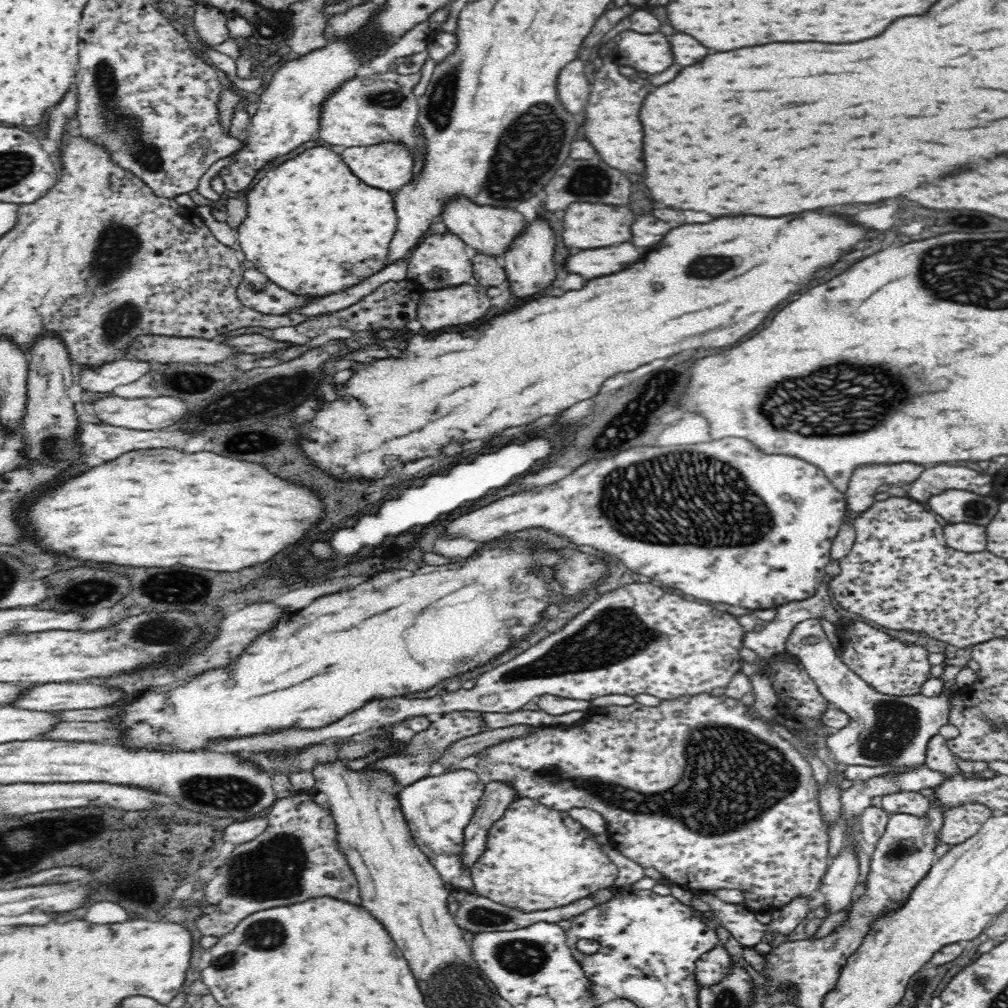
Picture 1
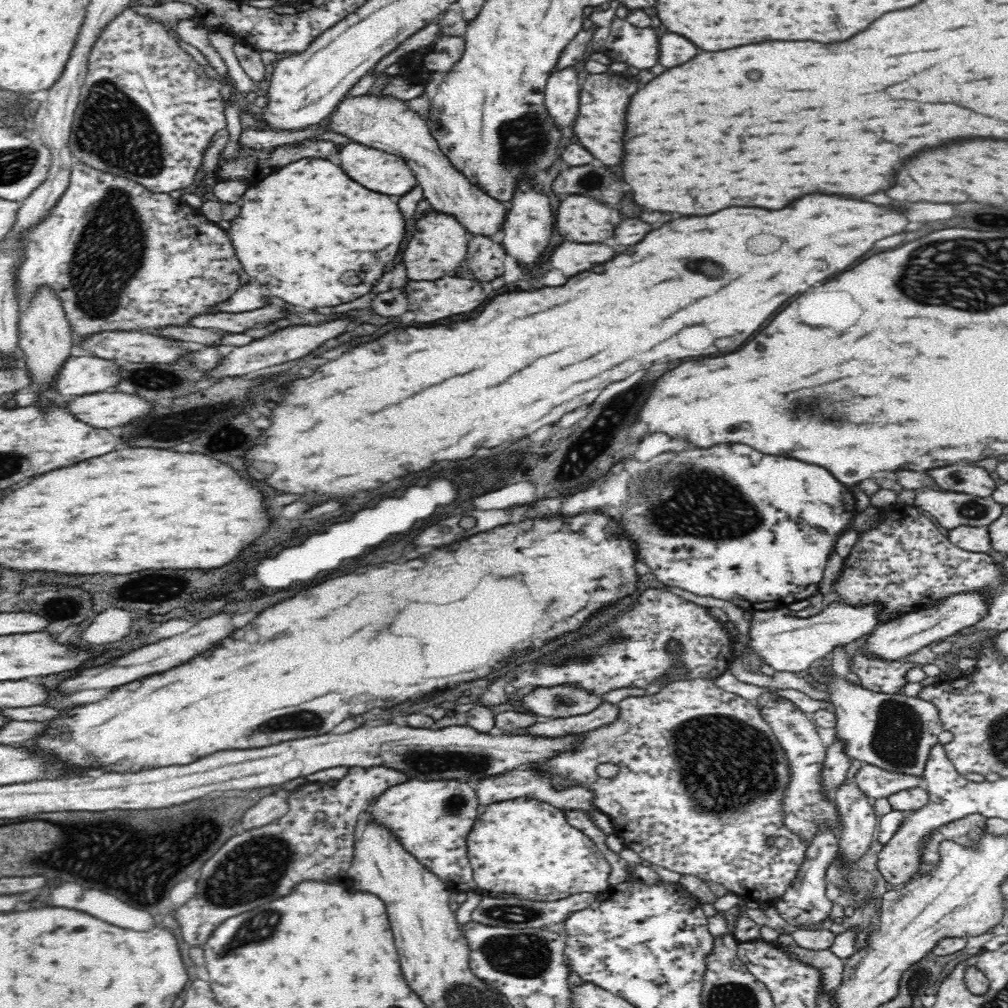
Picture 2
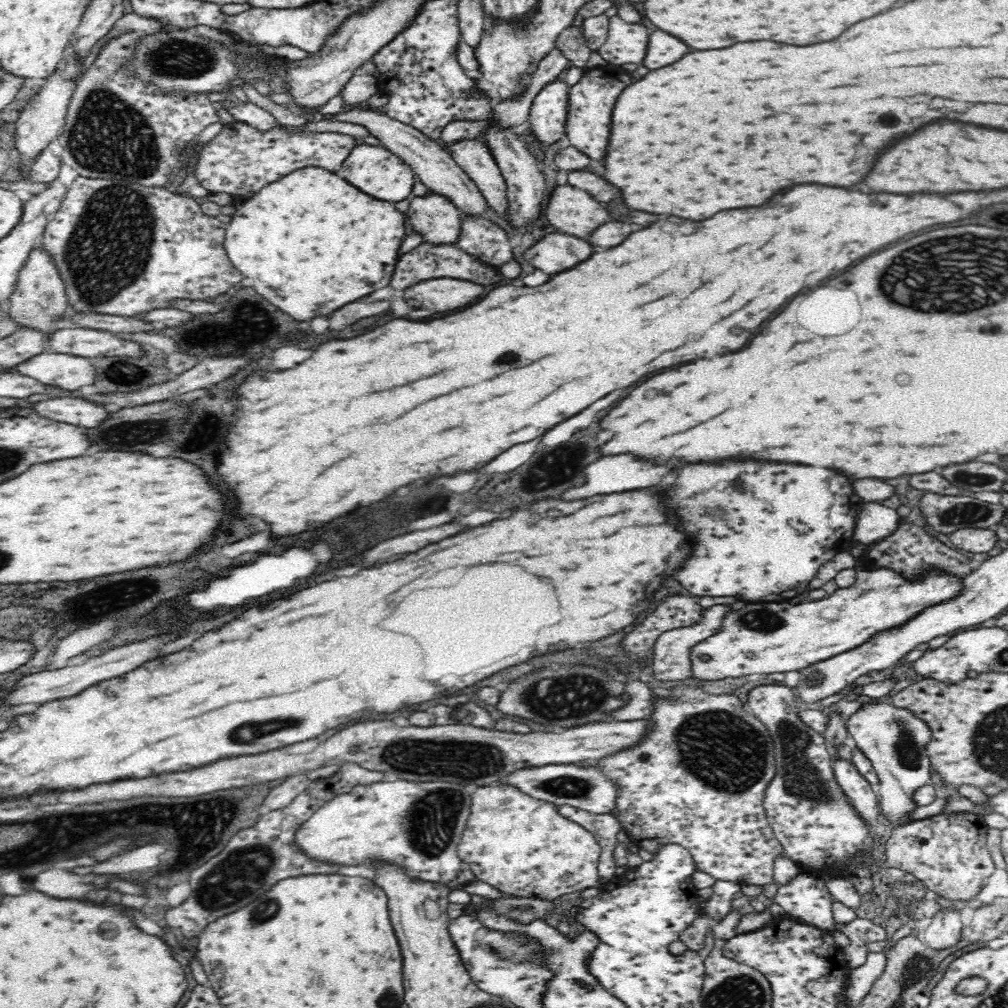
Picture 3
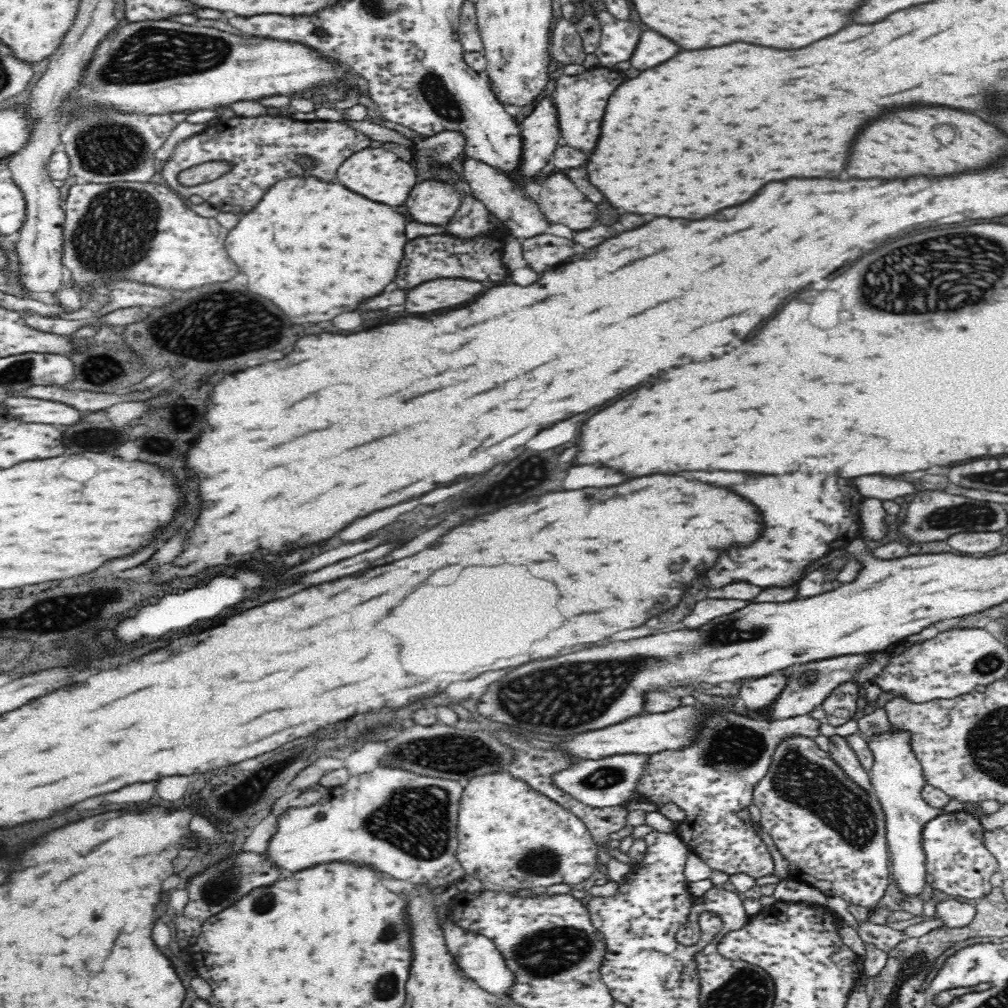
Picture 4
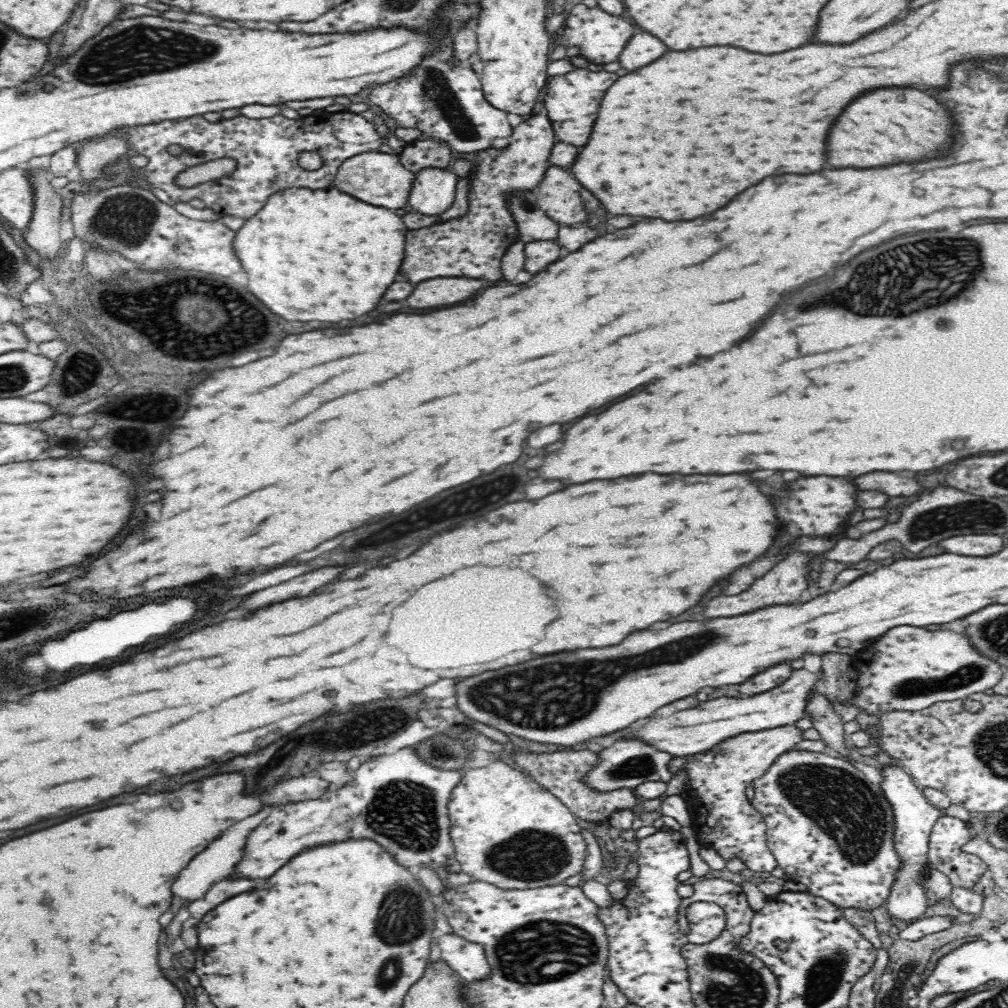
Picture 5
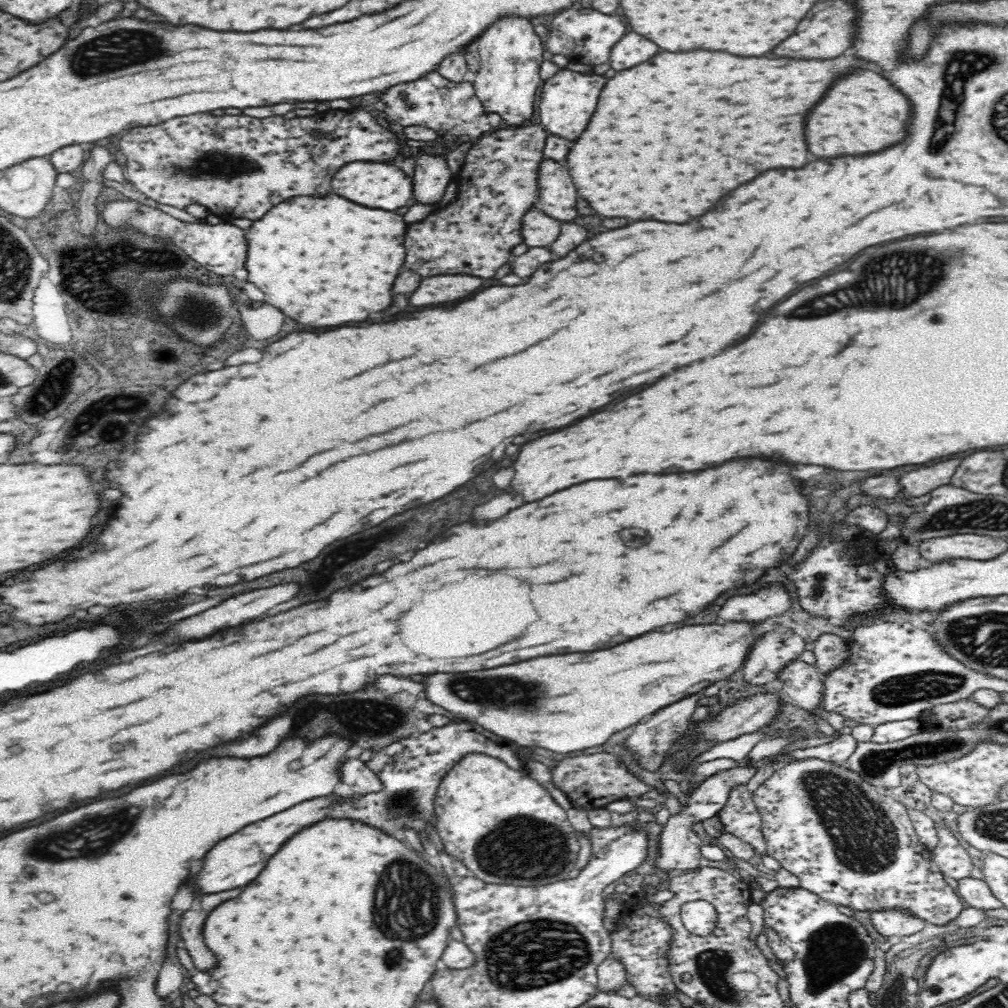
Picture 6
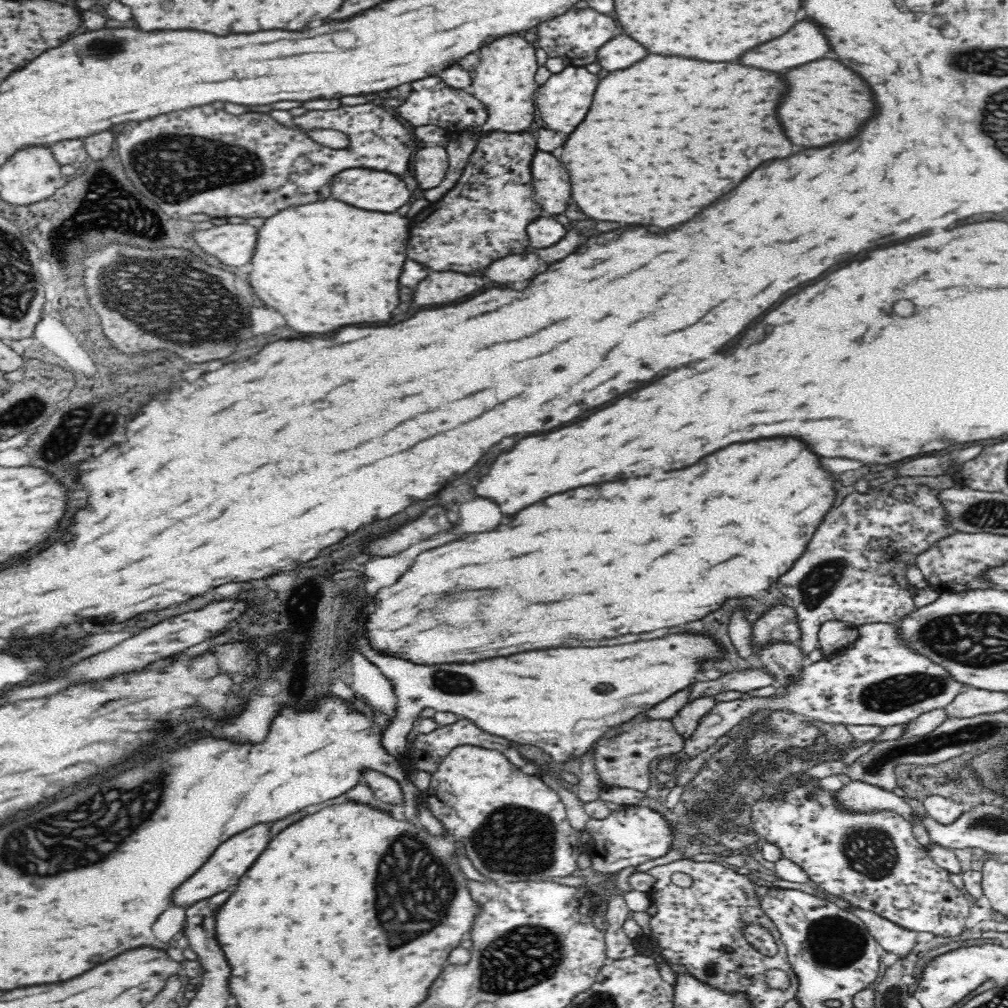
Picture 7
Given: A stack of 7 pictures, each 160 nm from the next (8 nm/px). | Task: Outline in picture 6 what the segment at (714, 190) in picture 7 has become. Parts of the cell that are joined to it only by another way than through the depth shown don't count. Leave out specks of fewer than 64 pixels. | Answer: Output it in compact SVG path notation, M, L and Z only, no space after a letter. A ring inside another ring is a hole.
M694 50L694 52L680 52L680 54L670 54L670 52L662 52L662 54L656 54L654 58L650 58L648 62L644 62L644 64L640 64L640 66L634 66L634 68L630 68L630 70L624 70L624 72L616 72L616 76L614 78L610 78L608 82L606 82L606 86L604 86L604 90L602 90L602 94L600 94L600 102L598 102L598 108L596 108L596 112L594 112L594 116L592 116L592 120L590 120L590 124L588 124L588 128L586 128L586 132L574 142L574 146L570 148L570 154L568 154L568 158L566 158L566 166L568 166L568 170L570 170L570 174L572 174L572 180L574 180L574 184L576 184L576 188L578 188L578 194L584 198L584 200L588 200L590 202L590 206L598 212L598 214L602 214L602 216L606 216L606 218L634 218L634 220L660 220L660 222L674 222L674 224L680 224L680 222L686 222L686 216L690 214L690 216L700 216L700 214L706 214L726 192L730 192L730 190L734 190L734 188L738 188L740 184L744 184L744 182L750 182L752 178L756 178L760 172L764 172L764 170L770 170L770 168L802 168L806 162L808 162L808 148L806 148L806 140L804 140L804 118L806 118L806 112L824 96L824 92L826 92L826 88L840 76L840 74L846 74L846 72L850 72L850 70L854 70L854 68L862 68L864 64L860 64L860 60L858 58L854 58L854 56L840 56L840 58L834 58L834 60L788 60L788 58L772 58L772 60L768 60L768 58L738 58L738 56L732 56L732 54L728 54L728 52L708 52L708 50Z

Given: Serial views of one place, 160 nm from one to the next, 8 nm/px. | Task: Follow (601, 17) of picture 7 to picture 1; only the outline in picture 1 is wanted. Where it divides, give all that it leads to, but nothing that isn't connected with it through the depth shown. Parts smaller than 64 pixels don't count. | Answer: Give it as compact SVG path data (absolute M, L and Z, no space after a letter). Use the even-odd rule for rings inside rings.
M630 28L612 37L606 46L618 66L632 66L648 74L658 74L672 66L670 44L660 32L640 34Z

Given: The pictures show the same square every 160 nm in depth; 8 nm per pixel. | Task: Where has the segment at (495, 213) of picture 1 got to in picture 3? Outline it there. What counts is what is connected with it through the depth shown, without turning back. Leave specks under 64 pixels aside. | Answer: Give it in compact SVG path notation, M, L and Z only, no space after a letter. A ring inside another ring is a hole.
M354 107L349 111L330 114L328 121L353 122L361 124L371 132L372 136L376 136L382 141L384 147L391 150L398 158L401 158L412 167L412 170L429 189L436 194L442 194L449 198L457 206L472 216L480 216L488 203L484 199L484 195L480 193L480 189L472 182L472 179L458 166L458 163L445 152L443 146L437 141L428 138L420 130L413 126L398 122L386 115L386 113L375 112L373 109L366 107Z

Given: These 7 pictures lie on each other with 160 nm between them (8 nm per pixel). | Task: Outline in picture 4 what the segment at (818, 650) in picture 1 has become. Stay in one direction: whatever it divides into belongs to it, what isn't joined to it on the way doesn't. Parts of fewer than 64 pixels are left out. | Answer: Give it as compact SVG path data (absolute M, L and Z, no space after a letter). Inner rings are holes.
M890 731L874 737L869 740L869 747L871 748L874 762L872 768L869 770L872 784L874 789L872 790L875 796L880 800L884 815L886 817L886 836L887 846L889 847L891 858L891 876L892 880L899 891L905 897L923 896L924 892L928 889L926 882L926 856L924 849L922 848L922 832L924 832L924 826L938 818L945 812L942 809L936 809L926 803L926 800L922 796L922 790L925 787L924 775L922 775L922 767L920 767L920 761L916 759L916 755L910 749L910 739L908 739L908 733L900 731L899 733L892 733Z

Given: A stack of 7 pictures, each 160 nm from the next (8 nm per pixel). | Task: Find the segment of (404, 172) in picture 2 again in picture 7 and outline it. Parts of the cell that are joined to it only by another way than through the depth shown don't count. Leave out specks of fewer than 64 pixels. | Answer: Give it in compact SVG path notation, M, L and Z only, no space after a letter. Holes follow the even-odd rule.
M356 168L332 180L332 198L362 210L396 212L410 202L410 190L394 174Z

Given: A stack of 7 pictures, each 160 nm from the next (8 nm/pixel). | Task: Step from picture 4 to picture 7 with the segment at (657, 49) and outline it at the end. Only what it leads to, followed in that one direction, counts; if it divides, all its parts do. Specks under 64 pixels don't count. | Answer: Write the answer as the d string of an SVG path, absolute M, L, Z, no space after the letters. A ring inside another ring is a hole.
M616 36L612 42L606 42L600 48L598 54L598 64L608 70L624 70L630 68L632 64L636 64L638 60L646 58L648 50L644 50L644 46L640 46L638 42L634 42L630 36Z

